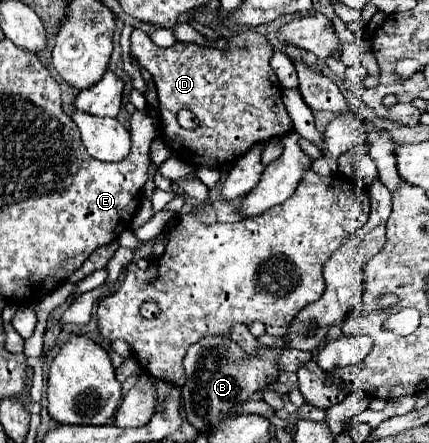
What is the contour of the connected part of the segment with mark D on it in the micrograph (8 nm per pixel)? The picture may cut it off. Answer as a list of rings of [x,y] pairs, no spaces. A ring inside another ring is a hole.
[[[134,29],[132,31],[132,57],[150,71],[156,91],[158,91],[158,121],[164,143],[178,155],[182,161],[194,167],[208,167],[218,169],[222,165],[234,163],[242,157],[250,147],[262,141],[270,141],[272,137],[282,137],[292,131],[292,121],[282,105],[282,85],[274,77],[270,67],[272,45],[266,37],[256,31],[238,31],[236,35],[228,37],[228,45],[224,49],[216,47],[200,47],[196,43],[174,43],[172,47],[158,47],[150,41],[150,37]],[[180,109],[190,109],[198,119],[198,129],[182,129],[176,121],[176,113]]]

